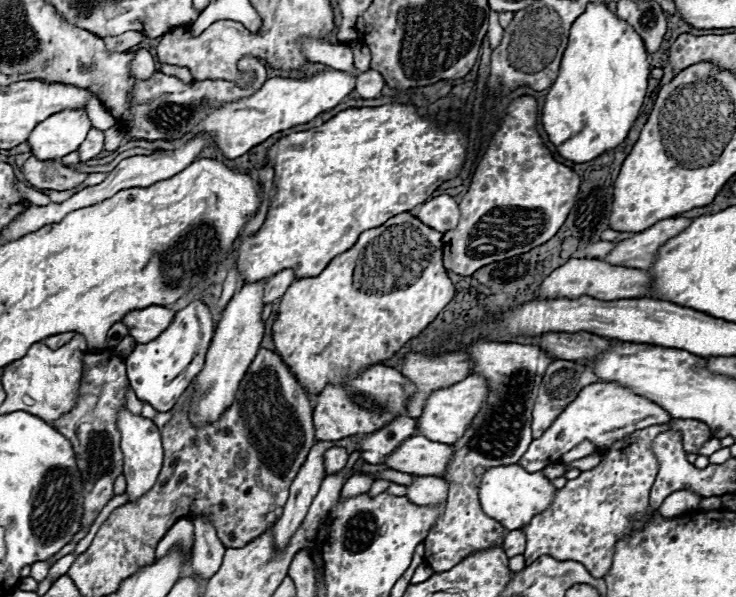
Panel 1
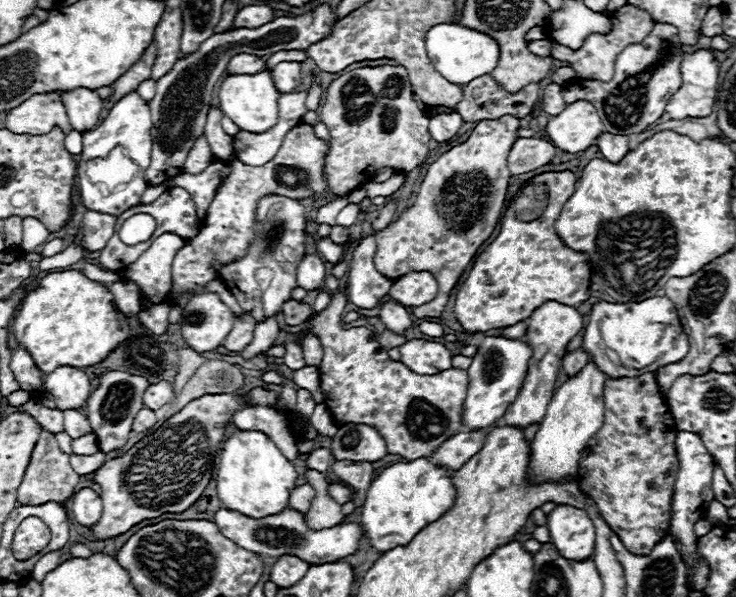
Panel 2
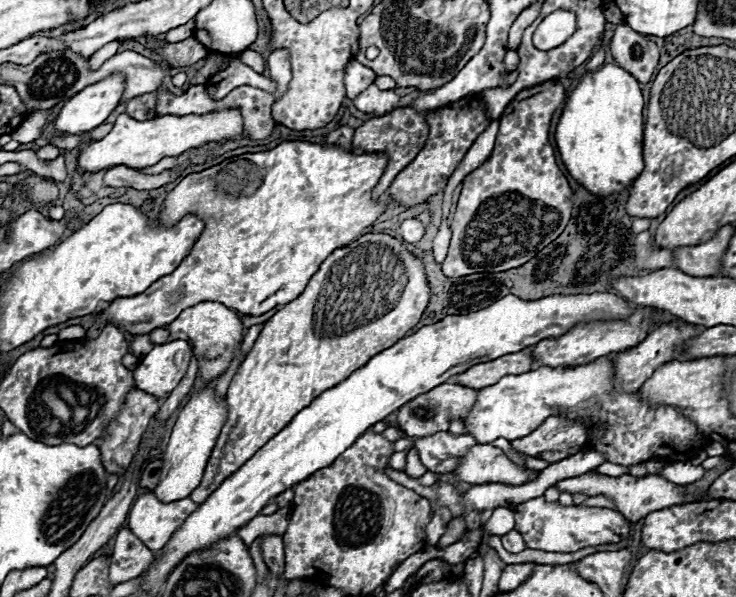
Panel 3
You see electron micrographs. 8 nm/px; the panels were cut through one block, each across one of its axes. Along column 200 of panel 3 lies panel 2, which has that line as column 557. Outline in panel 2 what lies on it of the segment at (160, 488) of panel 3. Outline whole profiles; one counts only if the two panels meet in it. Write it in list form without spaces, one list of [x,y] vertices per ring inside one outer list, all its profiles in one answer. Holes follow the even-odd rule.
[[[590,358],[586,366],[572,378],[568,378],[552,396],[540,430],[534,436],[534,452],[530,458],[530,480],[558,480],[562,476],[578,474],[578,456],[586,446],[586,440],[598,432],[604,422],[604,382],[606,374]]]

